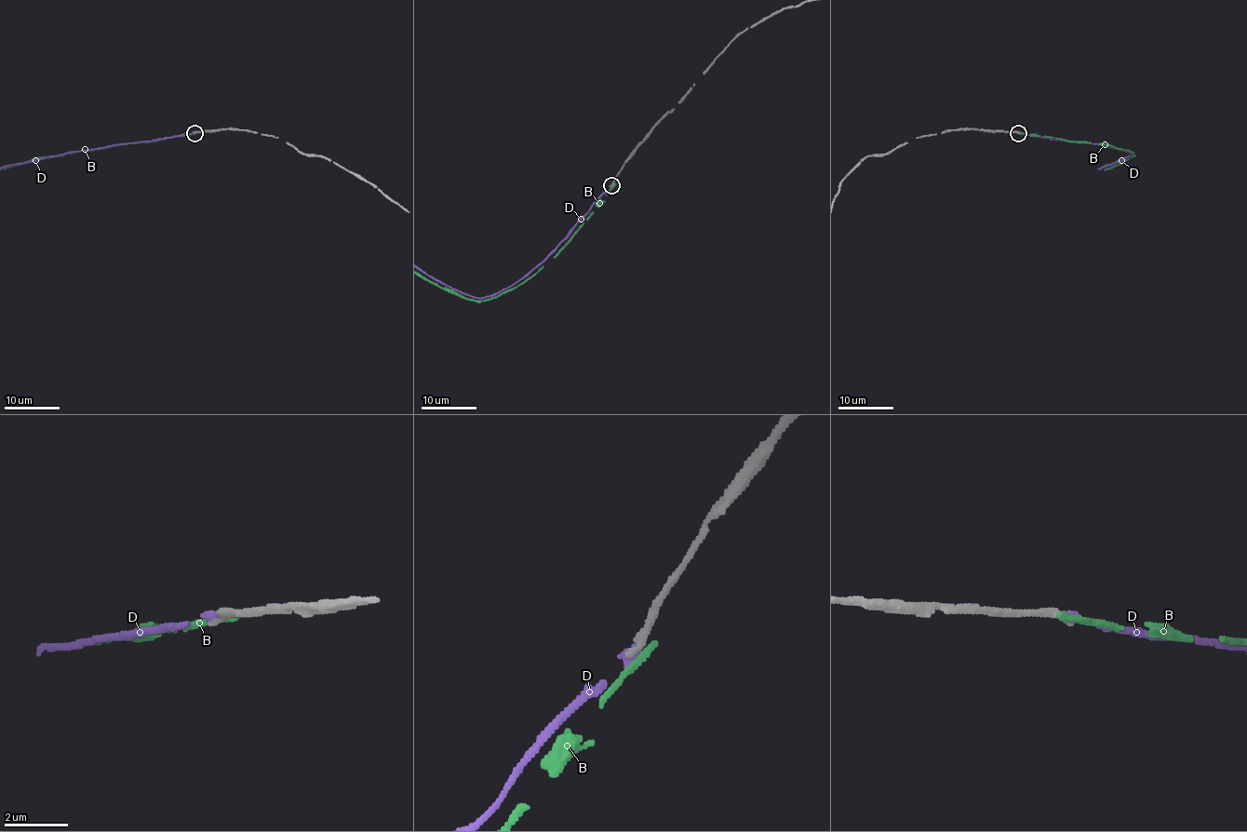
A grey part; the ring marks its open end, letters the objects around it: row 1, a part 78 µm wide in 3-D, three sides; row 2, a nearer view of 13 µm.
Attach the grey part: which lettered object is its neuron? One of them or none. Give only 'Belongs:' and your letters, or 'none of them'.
Belongs: D

